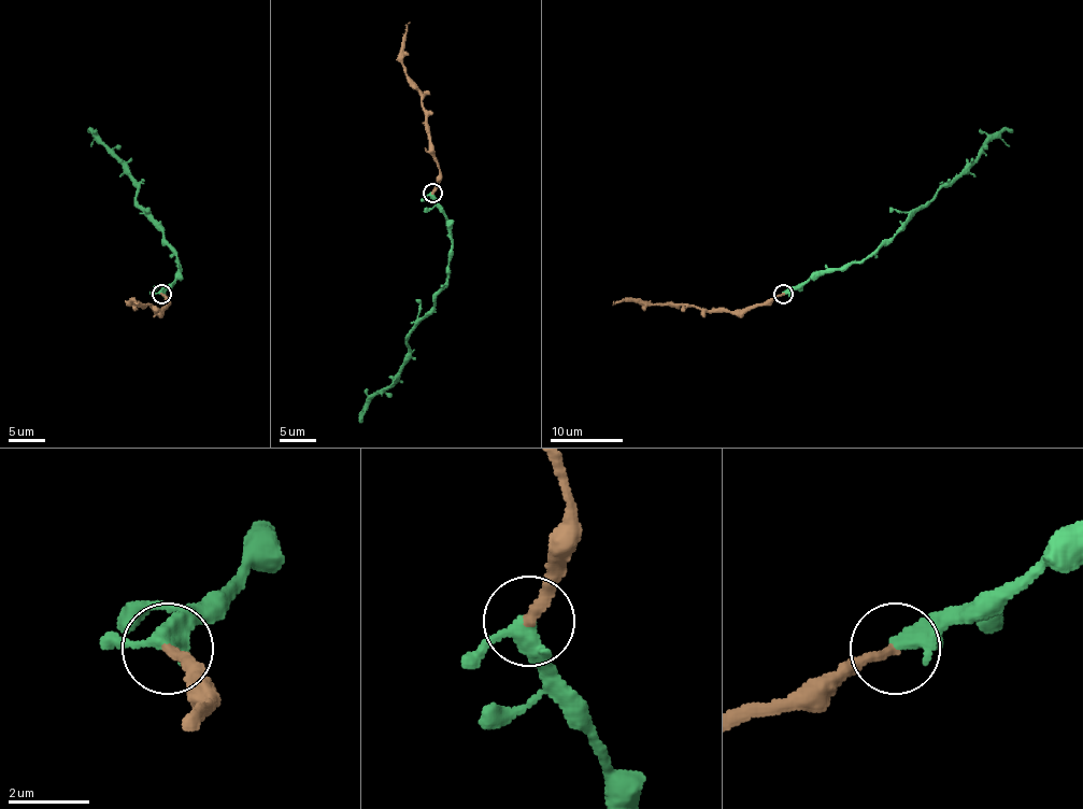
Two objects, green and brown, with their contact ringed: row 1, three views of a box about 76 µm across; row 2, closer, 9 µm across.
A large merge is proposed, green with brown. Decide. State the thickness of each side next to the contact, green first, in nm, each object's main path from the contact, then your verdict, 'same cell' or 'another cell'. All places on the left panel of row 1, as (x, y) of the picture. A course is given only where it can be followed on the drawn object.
360 nm thick on the green side, 280 nm on the other; green runs (161, 294), (180, 275), (177, 253), (139, 206), (136, 198), (138, 182), (130, 169), (88, 131); brown runs (161, 294), (168, 304), (161, 312), (152, 306), (132, 304), (133, 300), (139, 302); same cell

